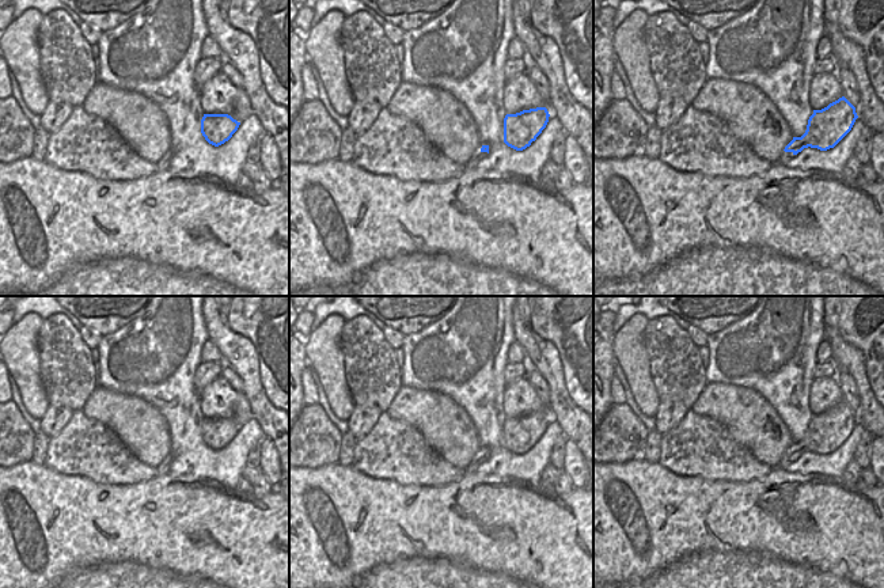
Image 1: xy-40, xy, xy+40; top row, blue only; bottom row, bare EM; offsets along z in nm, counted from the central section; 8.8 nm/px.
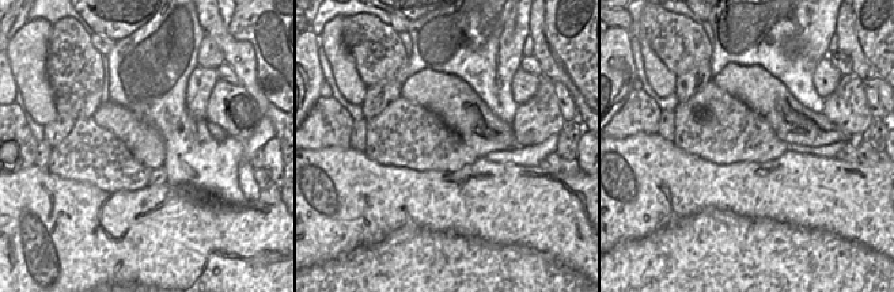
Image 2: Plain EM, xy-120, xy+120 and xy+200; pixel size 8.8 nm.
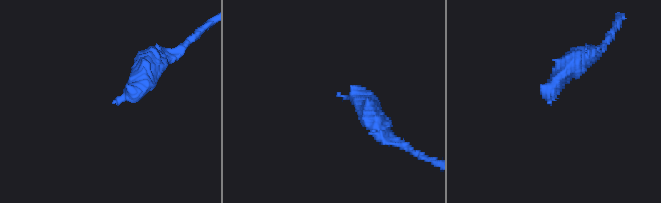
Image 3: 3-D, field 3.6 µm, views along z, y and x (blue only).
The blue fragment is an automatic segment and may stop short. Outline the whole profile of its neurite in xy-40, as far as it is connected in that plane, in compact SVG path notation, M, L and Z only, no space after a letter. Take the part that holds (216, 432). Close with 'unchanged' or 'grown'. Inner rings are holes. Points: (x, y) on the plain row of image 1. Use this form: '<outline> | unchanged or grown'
M204 418L201 437L209 448L219 451L232 441L239 429L240 426L228 418Z | unchanged

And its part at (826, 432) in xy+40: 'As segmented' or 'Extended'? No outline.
Extended

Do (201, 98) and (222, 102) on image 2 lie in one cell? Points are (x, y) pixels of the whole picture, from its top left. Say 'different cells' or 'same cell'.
different cells

